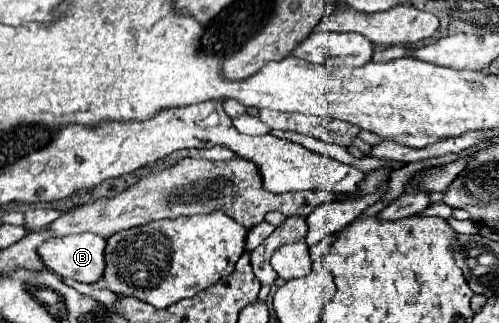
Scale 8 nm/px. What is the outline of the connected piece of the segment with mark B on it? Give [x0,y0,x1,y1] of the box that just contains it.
[39,232,105,282]

